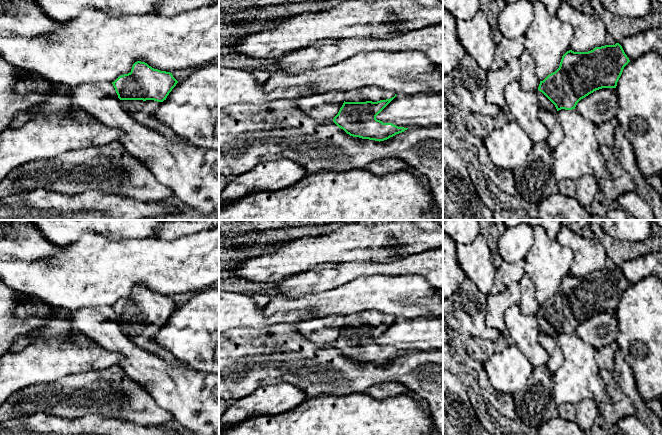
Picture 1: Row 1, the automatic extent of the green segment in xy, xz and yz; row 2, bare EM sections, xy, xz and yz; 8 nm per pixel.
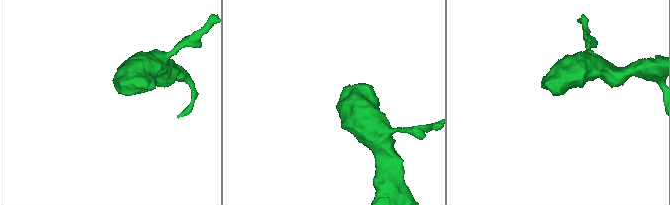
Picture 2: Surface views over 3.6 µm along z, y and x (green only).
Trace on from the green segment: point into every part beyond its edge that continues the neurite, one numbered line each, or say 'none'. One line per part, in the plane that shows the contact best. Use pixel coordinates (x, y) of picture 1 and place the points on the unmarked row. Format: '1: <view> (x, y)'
1: xz (368, 317)

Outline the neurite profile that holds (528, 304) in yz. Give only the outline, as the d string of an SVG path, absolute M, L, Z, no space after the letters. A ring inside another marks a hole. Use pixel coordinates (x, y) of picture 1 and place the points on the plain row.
M525 274L520 282L521 294L518 306L524 315L536 315L540 304L535 297L535 286L530 277Z

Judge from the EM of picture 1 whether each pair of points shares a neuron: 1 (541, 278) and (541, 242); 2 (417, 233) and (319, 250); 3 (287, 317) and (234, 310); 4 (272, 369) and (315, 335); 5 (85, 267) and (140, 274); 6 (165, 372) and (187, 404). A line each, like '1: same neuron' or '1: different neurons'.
1: same neuron
2: same neuron
3: same neuron
4: different neurons
5: same neuron
6: same neuron

